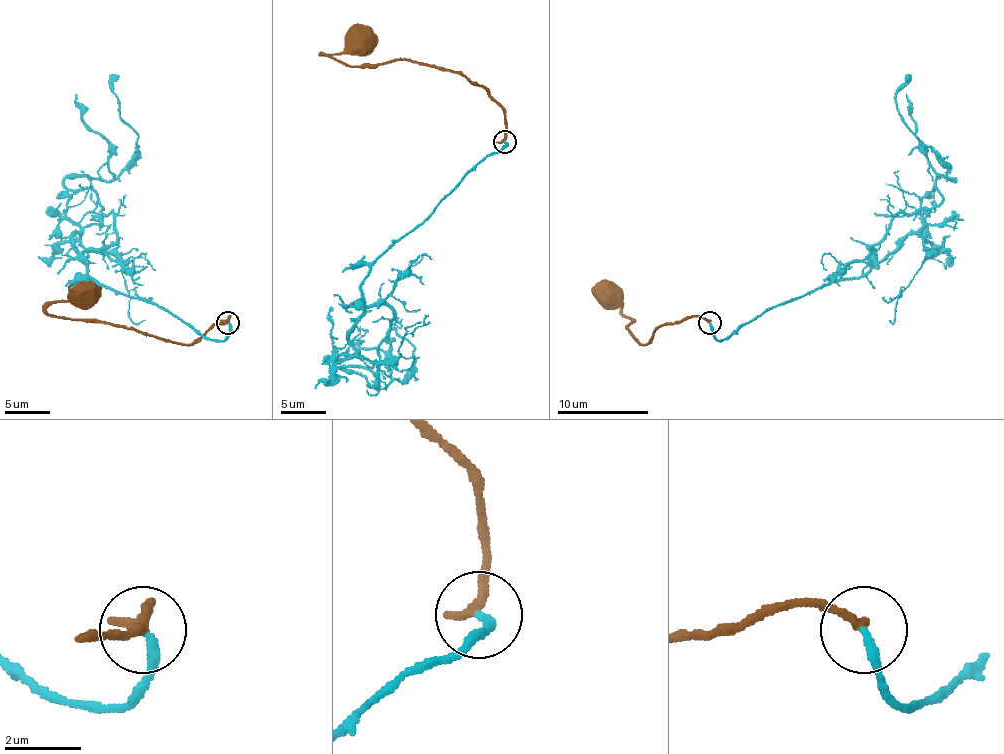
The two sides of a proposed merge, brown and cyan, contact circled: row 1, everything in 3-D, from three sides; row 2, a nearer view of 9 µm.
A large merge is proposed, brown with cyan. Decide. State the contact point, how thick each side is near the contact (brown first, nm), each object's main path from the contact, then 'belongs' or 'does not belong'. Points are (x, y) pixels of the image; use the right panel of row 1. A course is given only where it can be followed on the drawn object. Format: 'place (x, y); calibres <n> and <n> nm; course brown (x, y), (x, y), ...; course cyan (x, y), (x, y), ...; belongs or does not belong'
place (709, 322); calibres 300 and 240 nm; course brown (710, 322), (685, 317), (662, 324), (642, 344), (628, 328), (633, 319), (621, 310), (621, 301), (607, 297); course cyan (710, 322), (726, 340), (865, 276), (921, 228), (921, 199), (956, 180), (896, 108), (910, 74); does not belong

